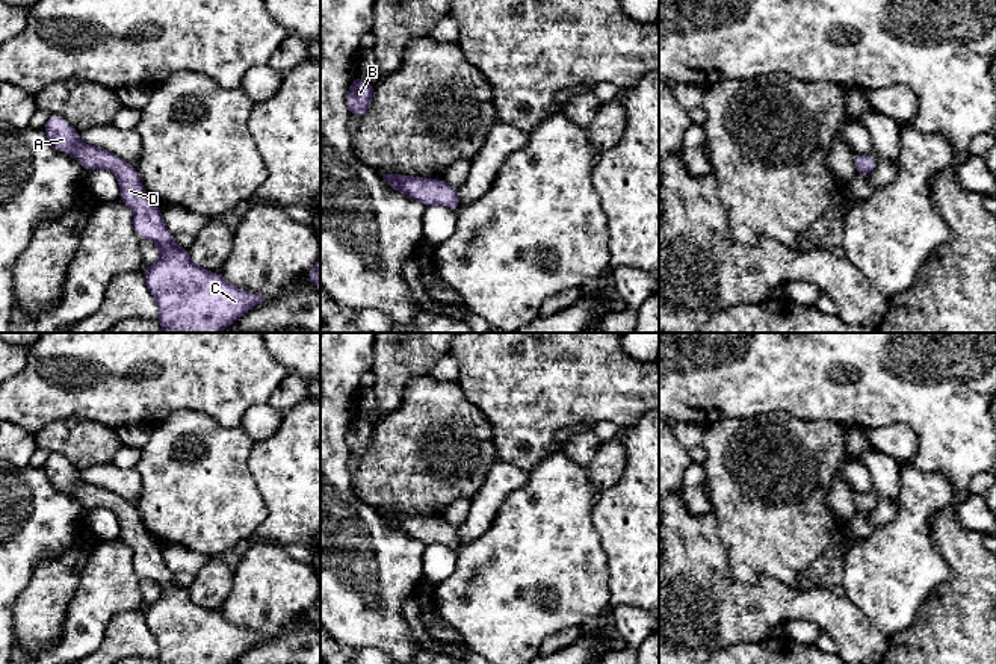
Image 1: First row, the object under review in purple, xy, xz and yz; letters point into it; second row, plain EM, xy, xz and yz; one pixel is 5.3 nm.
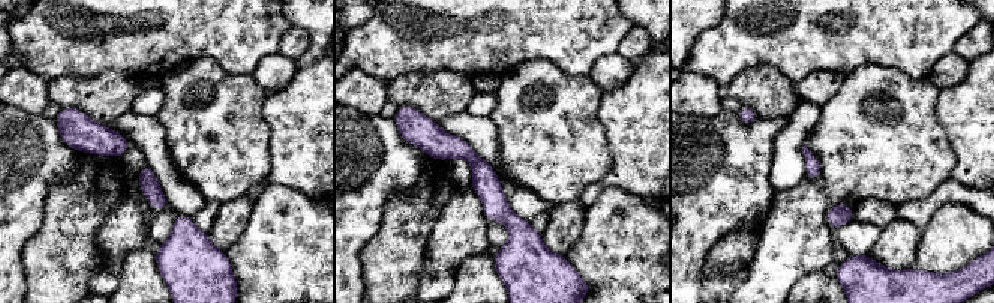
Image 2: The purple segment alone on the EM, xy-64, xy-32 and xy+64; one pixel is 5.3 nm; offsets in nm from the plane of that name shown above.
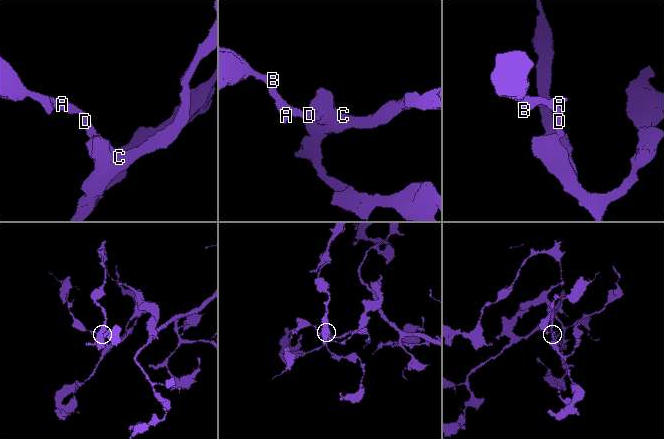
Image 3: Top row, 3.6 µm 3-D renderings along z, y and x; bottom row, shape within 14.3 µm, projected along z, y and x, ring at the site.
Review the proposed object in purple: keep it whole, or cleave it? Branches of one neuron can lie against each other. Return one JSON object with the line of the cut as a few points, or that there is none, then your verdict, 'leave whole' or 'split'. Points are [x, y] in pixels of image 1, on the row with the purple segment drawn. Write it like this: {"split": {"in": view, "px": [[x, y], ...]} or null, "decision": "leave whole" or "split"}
{"split": null, "decision": "leave whole"}

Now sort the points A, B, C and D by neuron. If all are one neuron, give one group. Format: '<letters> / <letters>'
A B C D

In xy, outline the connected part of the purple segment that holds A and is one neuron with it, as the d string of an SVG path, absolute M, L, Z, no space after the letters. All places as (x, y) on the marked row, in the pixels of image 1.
M50 115L44 132L50 144L71 154L89 172L97 168L110 169L119 183L119 200L133 210L133 230L139 239L154 240L160 248L157 262L144 269L145 283L159 307L159 322L163 333L221 333L249 309L264 301L264 296L231 286L219 272L196 266L189 250L174 244L174 234L166 228L160 209L142 186L138 169L106 148L83 144L79 132L59 115Z

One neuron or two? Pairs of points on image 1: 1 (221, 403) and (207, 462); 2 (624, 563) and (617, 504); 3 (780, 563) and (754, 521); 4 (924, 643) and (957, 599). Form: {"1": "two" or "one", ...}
{"1": "two", "2": "one", "3": "one", "4": "one"}

